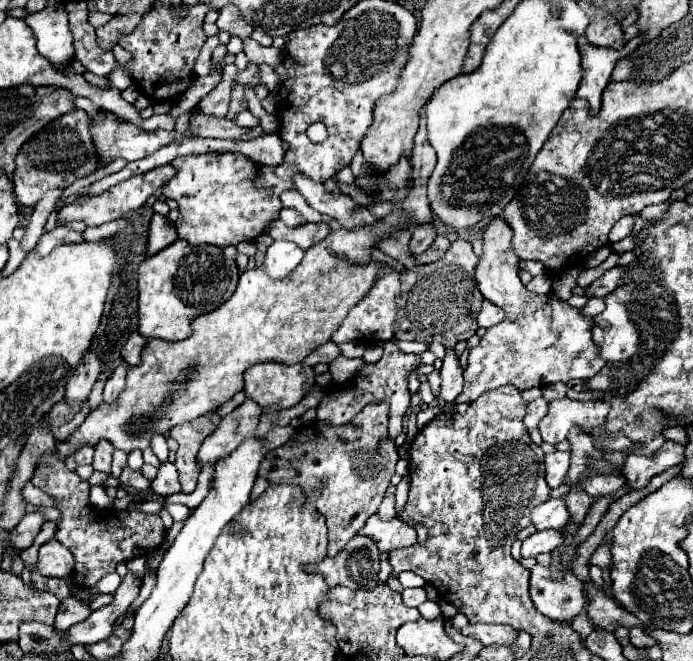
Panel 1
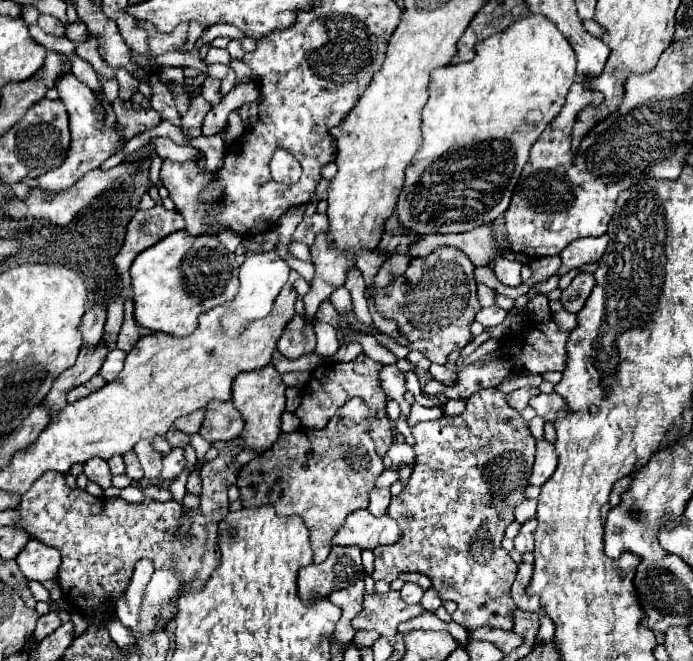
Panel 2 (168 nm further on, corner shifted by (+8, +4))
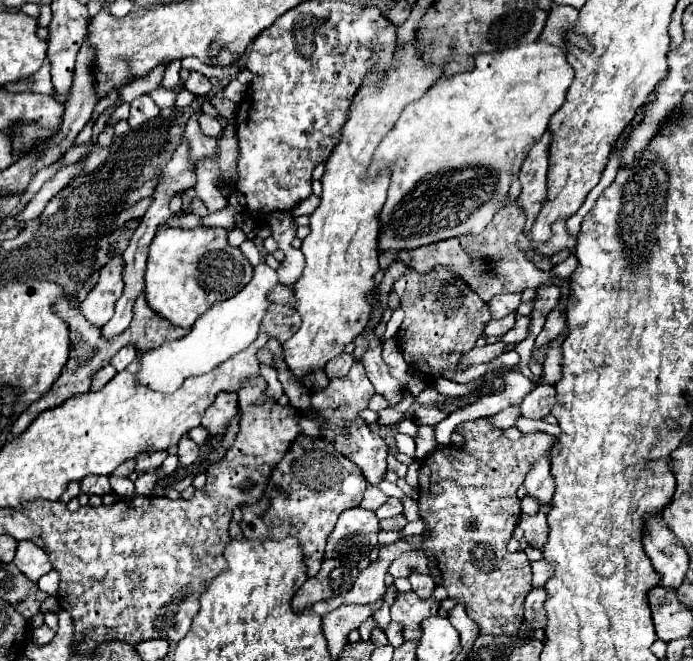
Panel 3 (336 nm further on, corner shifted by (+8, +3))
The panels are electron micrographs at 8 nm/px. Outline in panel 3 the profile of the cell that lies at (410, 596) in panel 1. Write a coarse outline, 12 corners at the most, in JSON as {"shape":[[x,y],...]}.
{"shape":[[412,573],[408,579],[420,599],[436,589],[432,575]]}

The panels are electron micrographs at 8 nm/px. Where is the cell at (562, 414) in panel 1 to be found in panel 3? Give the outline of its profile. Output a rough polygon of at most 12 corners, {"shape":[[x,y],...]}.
{"shape":[[536,385],[520,403],[522,417],[542,419],[556,403],[550,385]]}

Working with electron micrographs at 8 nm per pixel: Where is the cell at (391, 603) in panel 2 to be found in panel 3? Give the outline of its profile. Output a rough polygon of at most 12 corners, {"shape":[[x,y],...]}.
{"shape":[[398,593],[392,621],[404,623],[404,639],[418,639],[422,619],[440,605],[416,593]]}

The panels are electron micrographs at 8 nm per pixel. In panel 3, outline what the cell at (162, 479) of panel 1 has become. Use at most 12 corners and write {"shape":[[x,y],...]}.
{"shape":[[184,435],[178,443],[180,467],[198,459],[200,447]]}

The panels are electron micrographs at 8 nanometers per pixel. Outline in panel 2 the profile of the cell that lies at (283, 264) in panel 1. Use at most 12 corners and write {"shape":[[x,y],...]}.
{"shape":[[274,250],[246,256],[234,310],[222,318],[234,338],[268,316],[290,274]]}

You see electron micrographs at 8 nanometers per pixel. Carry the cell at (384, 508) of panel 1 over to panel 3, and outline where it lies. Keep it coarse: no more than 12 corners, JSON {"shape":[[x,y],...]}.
{"shape":[[388,499],[376,509],[378,519],[402,515],[402,501]]}

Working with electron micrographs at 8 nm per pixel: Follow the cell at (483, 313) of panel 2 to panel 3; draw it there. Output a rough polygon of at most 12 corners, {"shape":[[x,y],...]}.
{"shape":[[508,315],[504,319],[492,319],[484,335],[502,337],[508,333],[516,317]]}

